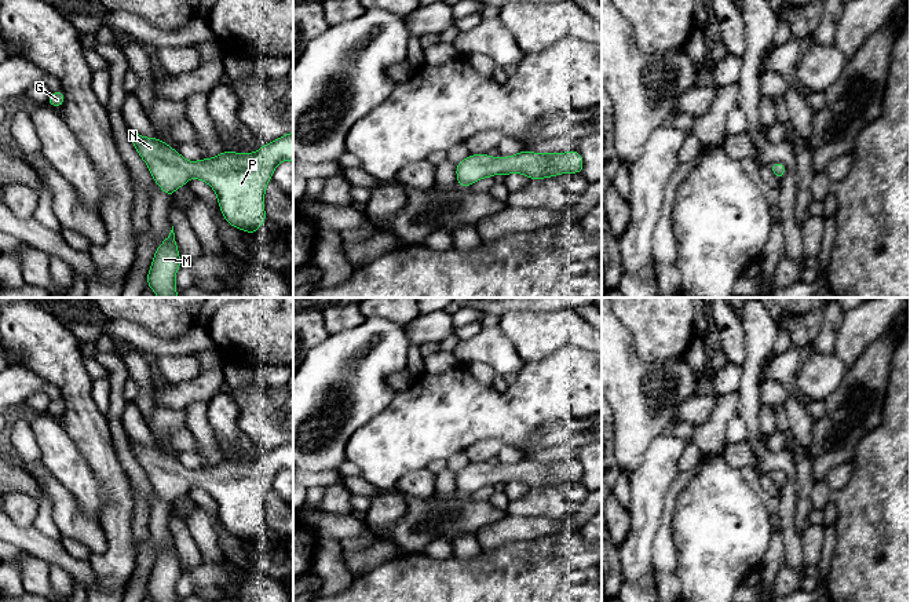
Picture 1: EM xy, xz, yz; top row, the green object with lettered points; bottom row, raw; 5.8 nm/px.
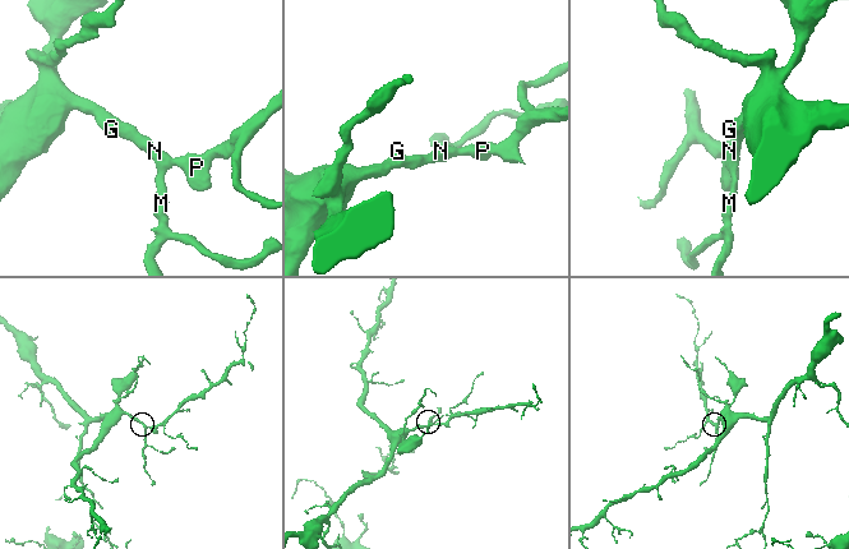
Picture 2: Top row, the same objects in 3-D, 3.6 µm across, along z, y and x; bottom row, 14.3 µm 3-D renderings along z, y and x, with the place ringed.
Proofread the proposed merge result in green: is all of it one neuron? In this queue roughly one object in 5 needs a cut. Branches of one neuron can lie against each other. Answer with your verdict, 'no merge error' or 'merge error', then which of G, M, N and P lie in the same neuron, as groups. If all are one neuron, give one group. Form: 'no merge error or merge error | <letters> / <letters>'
no merge error | G M N P

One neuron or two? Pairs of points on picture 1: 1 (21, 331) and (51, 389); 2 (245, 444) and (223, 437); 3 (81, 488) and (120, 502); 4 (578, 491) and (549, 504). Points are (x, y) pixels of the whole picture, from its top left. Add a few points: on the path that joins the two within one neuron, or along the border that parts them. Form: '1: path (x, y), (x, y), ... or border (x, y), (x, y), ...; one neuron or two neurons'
1: border (47, 380), (59, 389), (62, 397); two neurons
2: path (240, 444), (229, 437); one neuron
3: border (92, 470), (108, 495), (101, 521); two neurons
4: path (572, 495), (556, 502); one neuron

